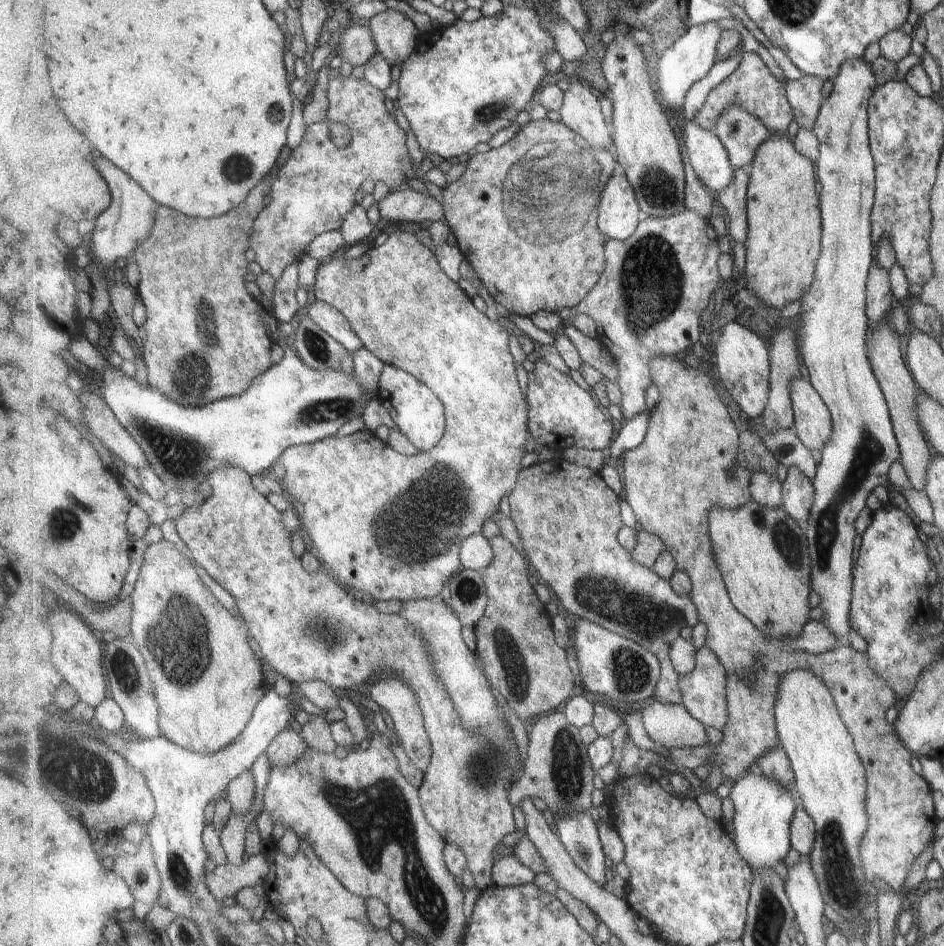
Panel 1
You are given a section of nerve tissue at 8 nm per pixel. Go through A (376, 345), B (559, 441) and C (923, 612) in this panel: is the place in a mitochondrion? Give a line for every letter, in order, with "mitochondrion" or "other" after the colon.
A: other
B: other
C: other

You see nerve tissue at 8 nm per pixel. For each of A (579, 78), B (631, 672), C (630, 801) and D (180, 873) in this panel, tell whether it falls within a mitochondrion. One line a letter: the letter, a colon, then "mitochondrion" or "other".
A: other
B: mitochondrion
C: other
D: mitochondrion

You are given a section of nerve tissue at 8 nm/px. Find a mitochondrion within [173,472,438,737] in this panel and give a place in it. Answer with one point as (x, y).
(325, 634)

